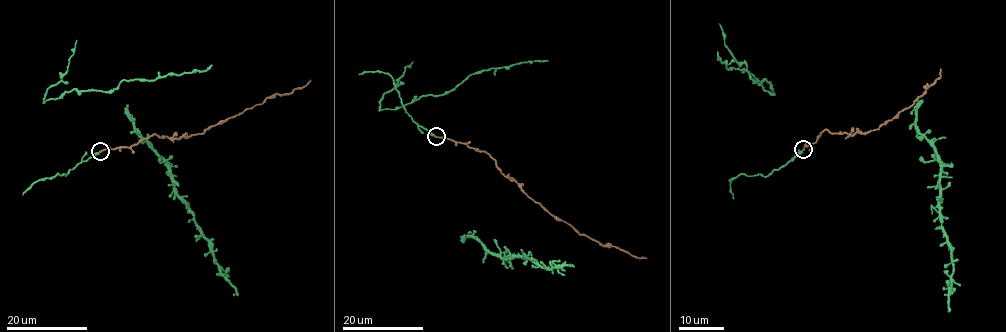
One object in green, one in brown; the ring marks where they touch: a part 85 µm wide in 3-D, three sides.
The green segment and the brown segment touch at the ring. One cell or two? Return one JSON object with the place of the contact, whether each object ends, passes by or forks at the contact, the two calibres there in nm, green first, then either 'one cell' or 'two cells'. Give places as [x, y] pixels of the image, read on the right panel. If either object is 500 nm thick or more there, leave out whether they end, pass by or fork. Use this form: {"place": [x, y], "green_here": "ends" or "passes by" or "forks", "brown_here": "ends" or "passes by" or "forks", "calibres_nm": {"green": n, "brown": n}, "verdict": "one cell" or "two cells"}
{"place": [803, 149], "green_here": "ends", "brown_here": "ends", "calibres_nm": {"green": 180, "brown": 180}, "verdict": "one cell"}

